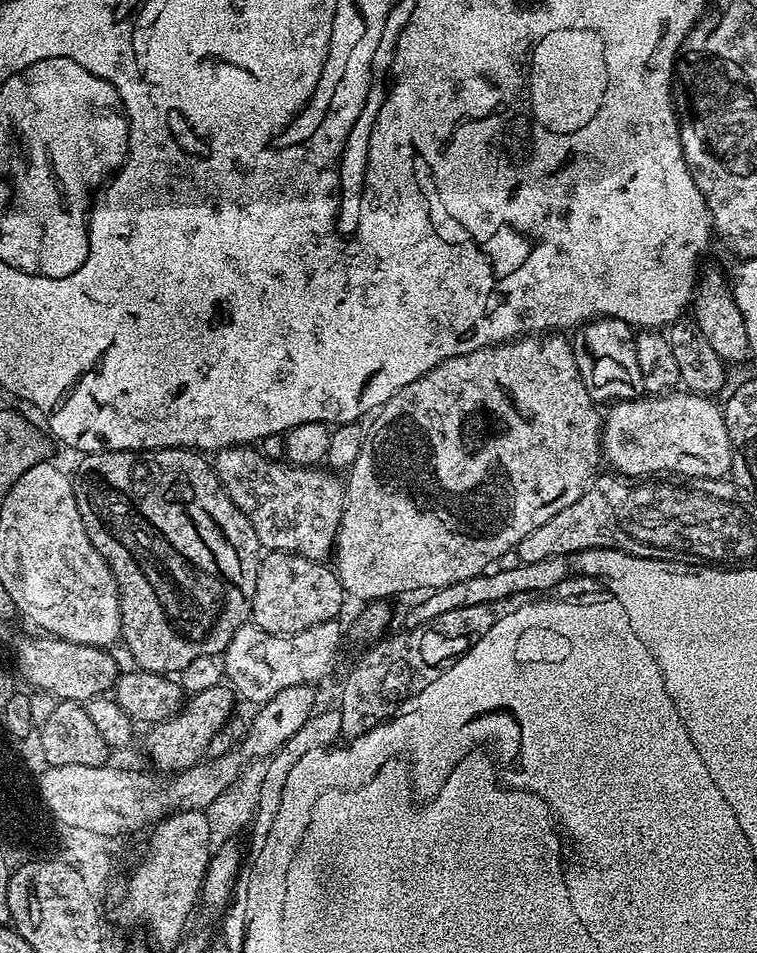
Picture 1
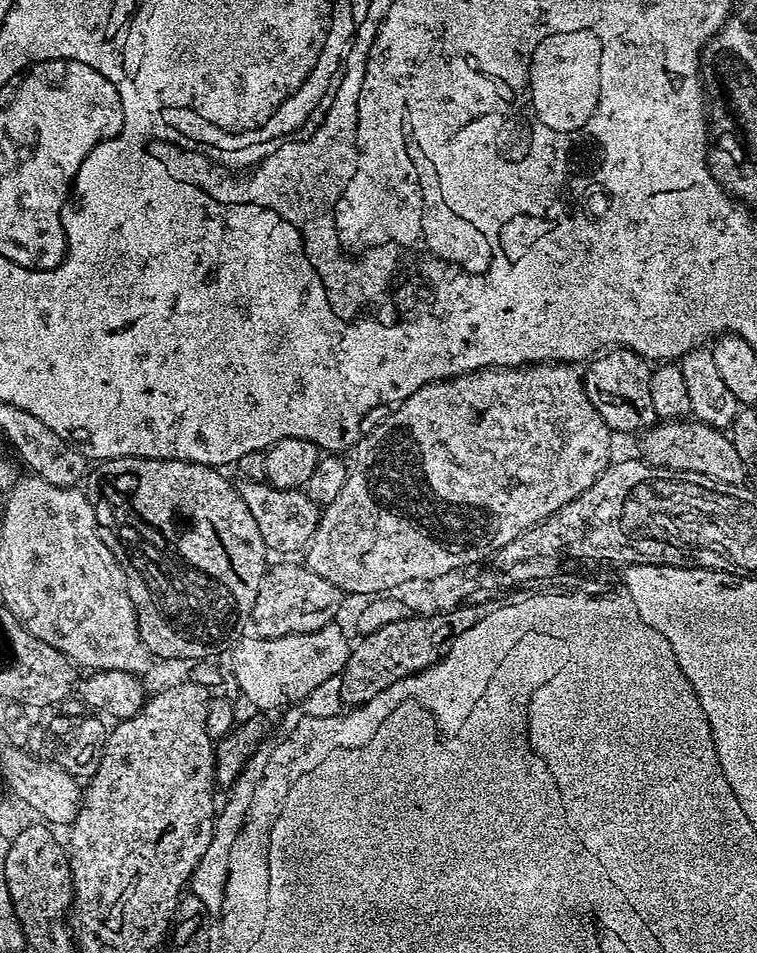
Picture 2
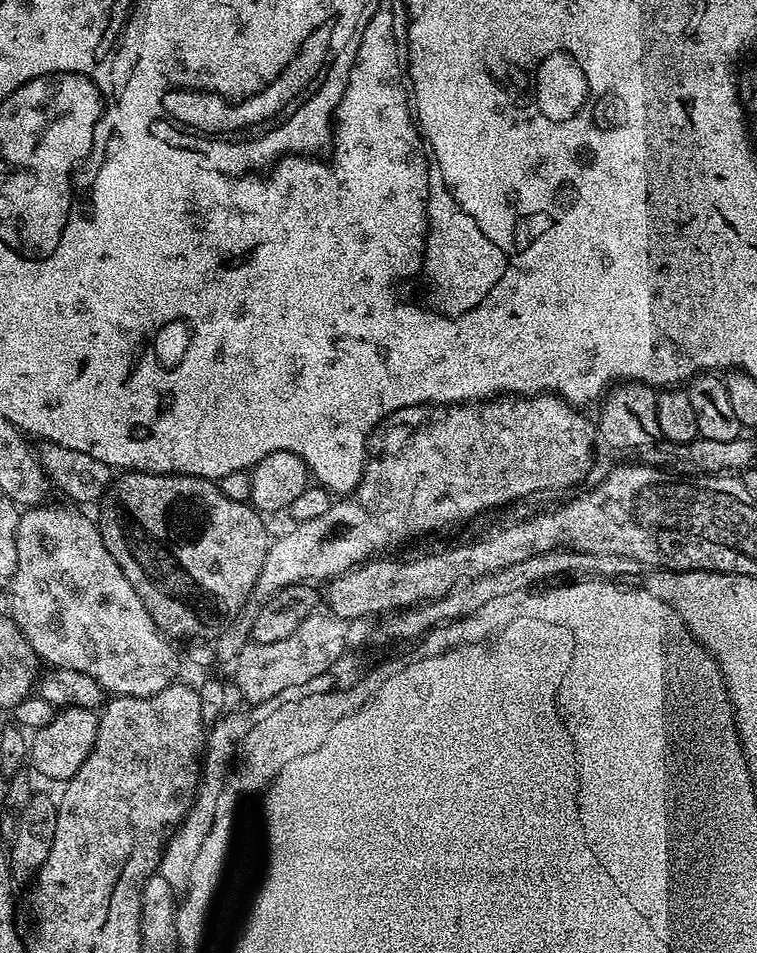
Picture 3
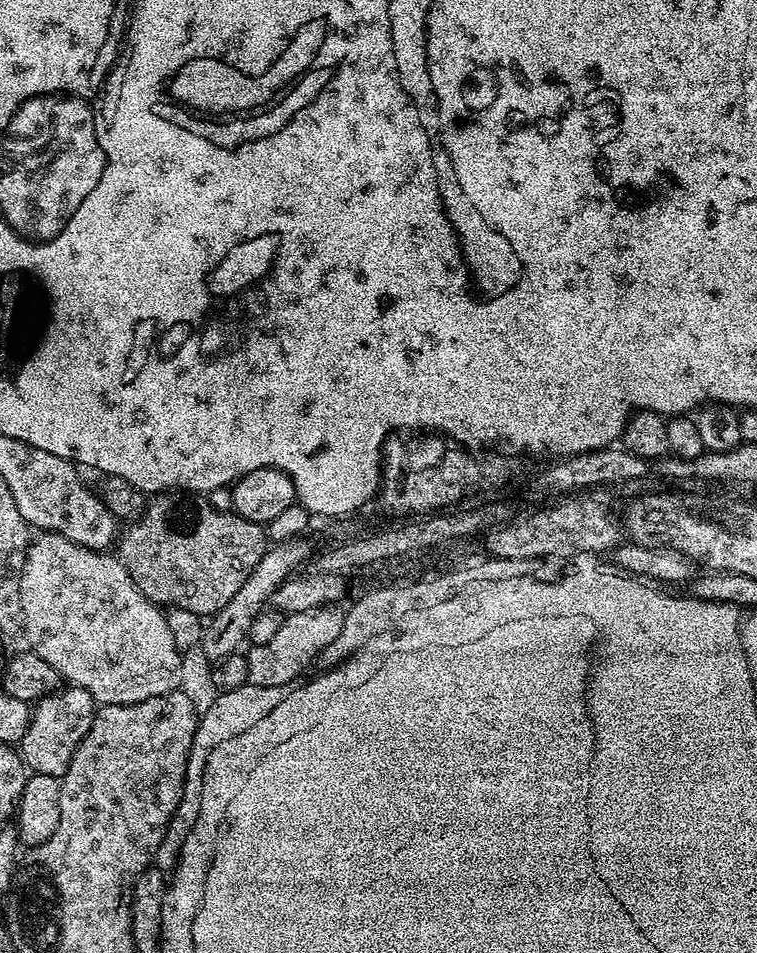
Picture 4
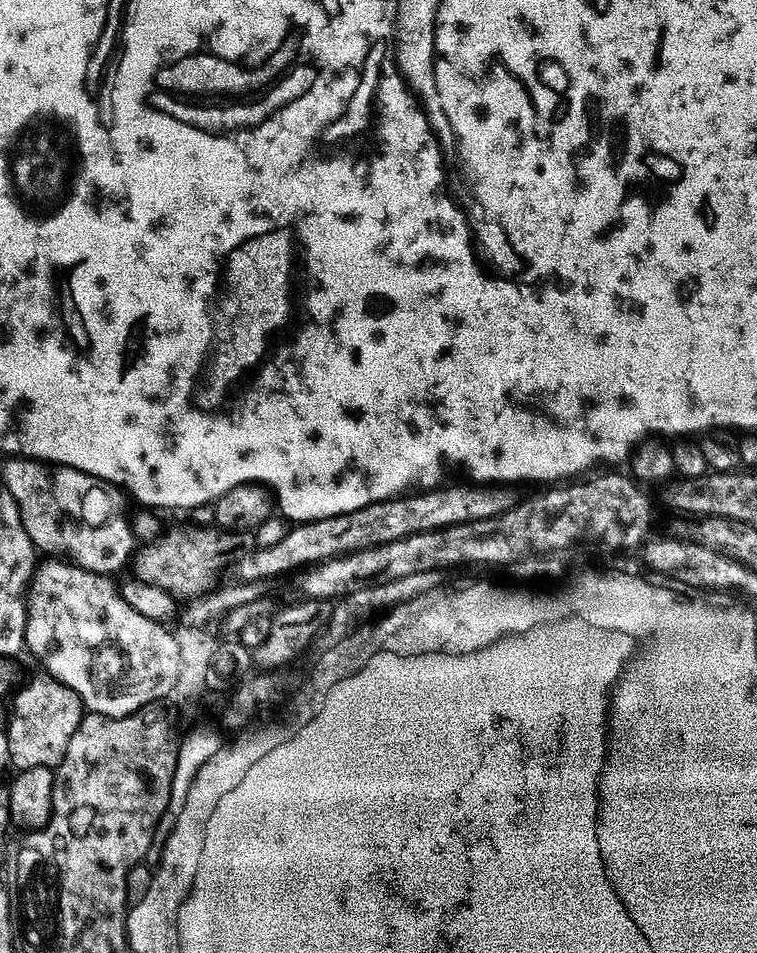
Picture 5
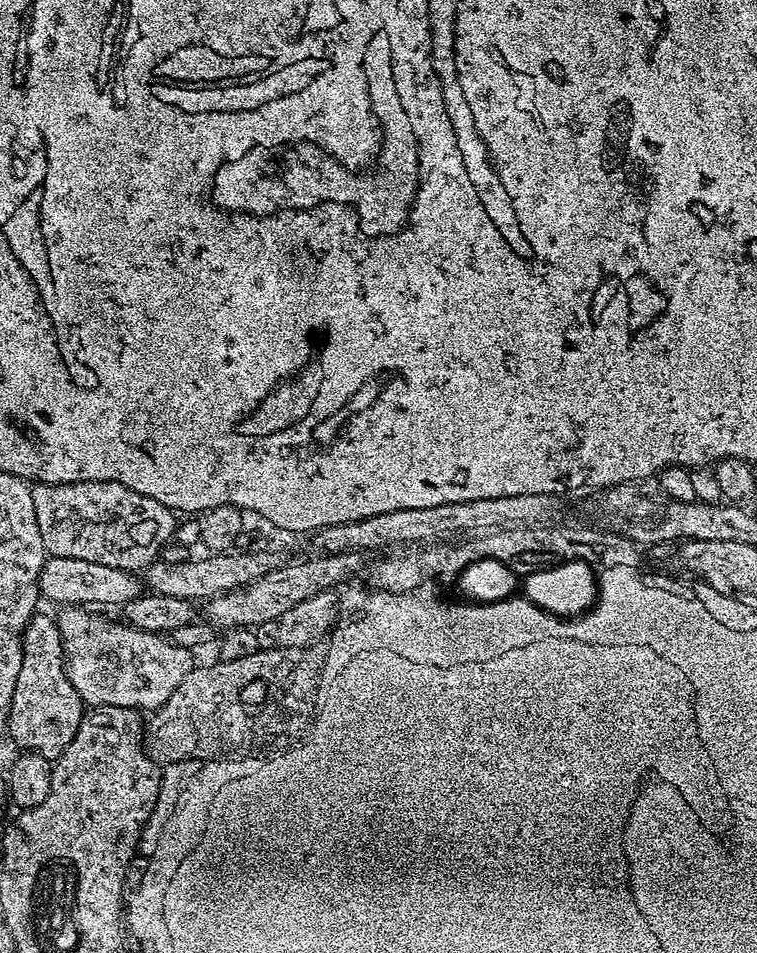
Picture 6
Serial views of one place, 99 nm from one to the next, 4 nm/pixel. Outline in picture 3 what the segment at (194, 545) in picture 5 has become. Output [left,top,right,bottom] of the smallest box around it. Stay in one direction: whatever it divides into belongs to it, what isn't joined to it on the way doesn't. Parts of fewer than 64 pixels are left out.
[98,471,270,641]

